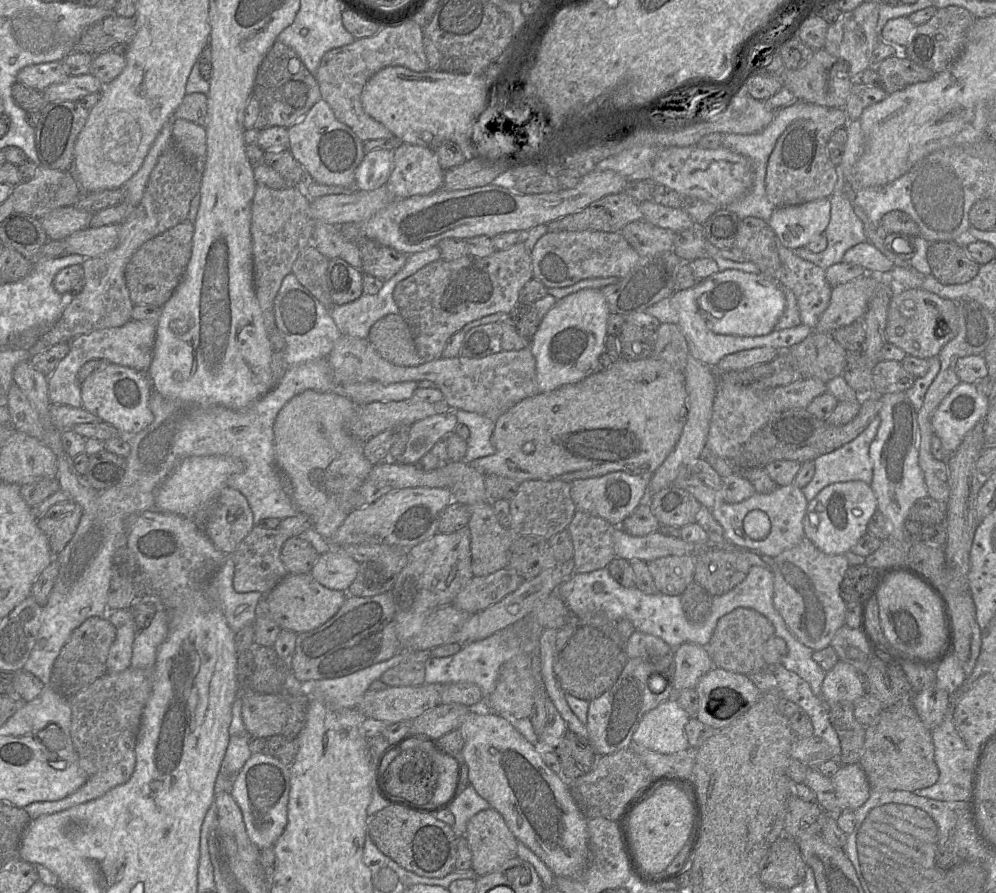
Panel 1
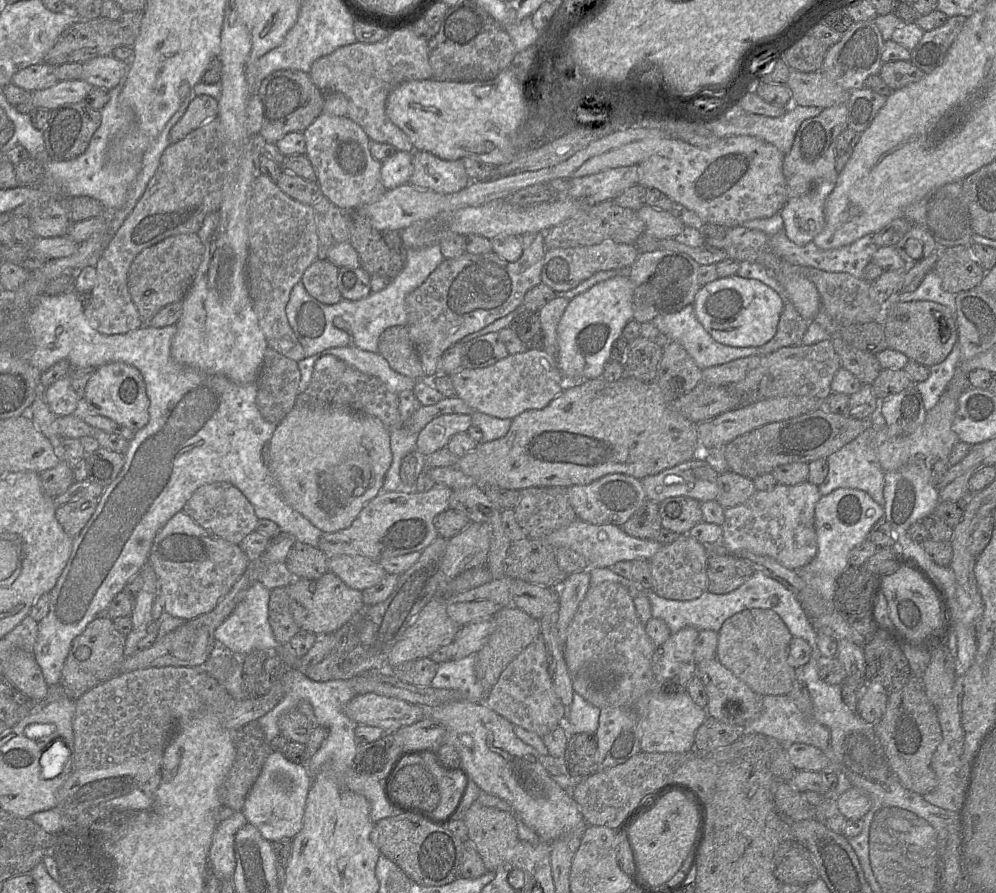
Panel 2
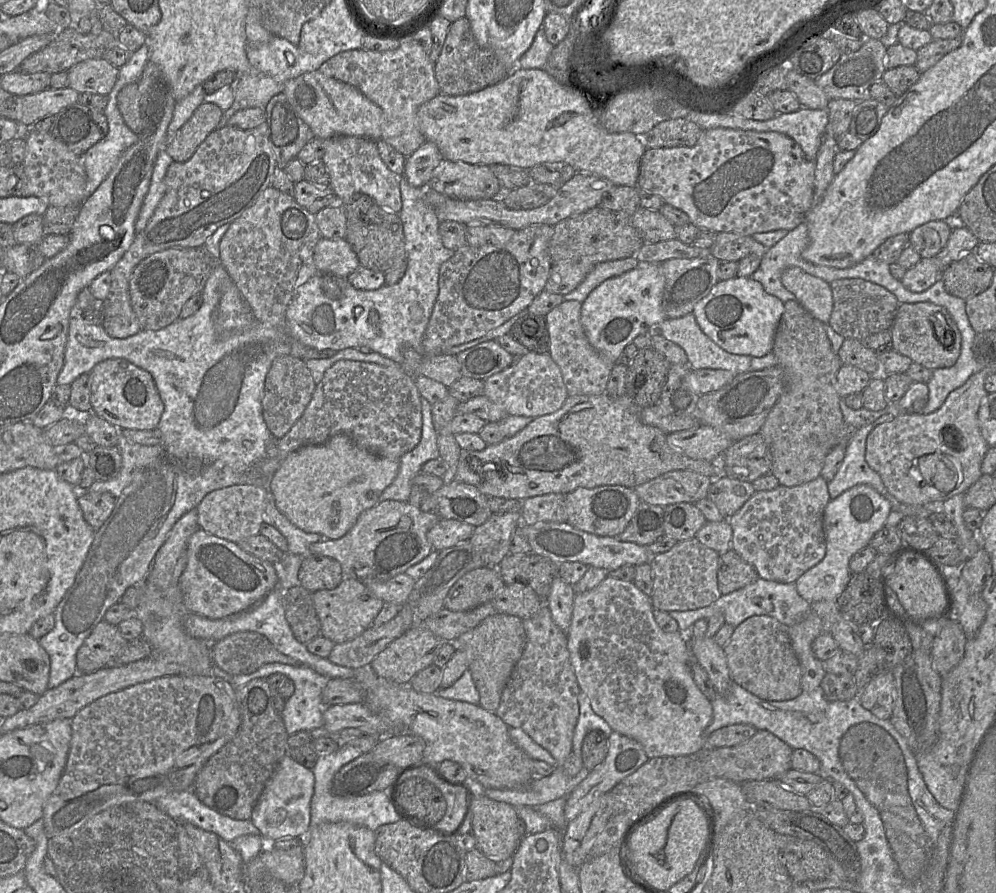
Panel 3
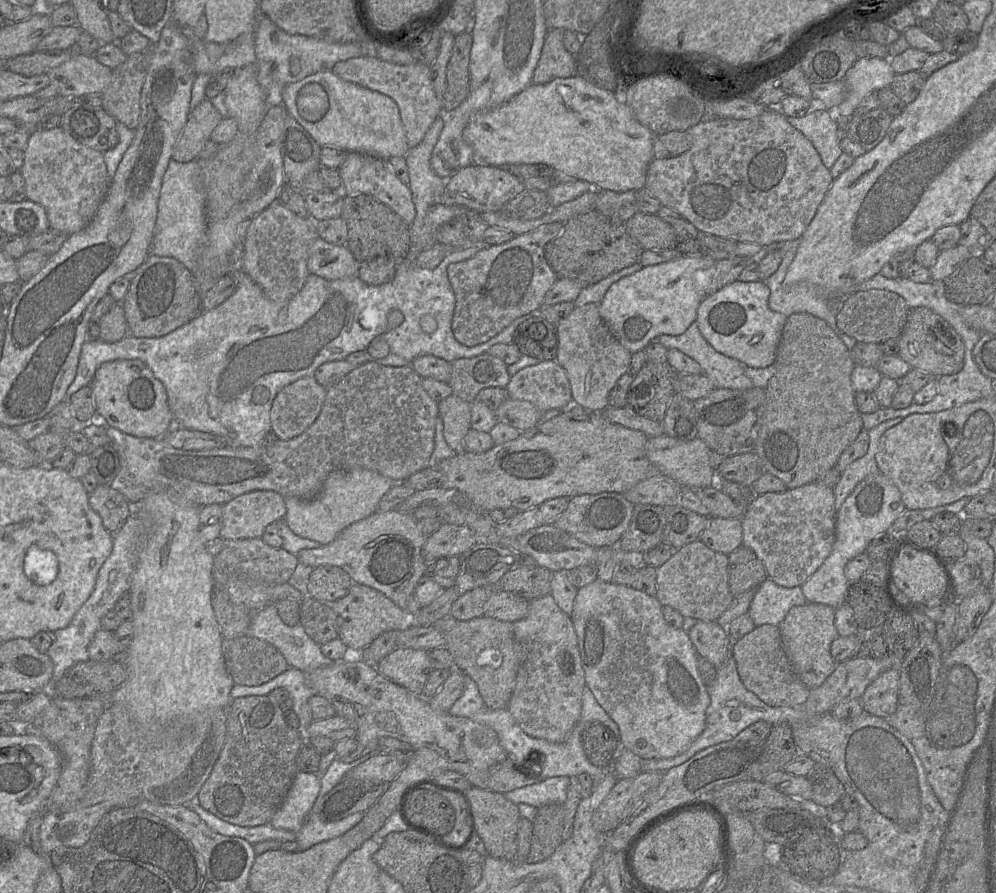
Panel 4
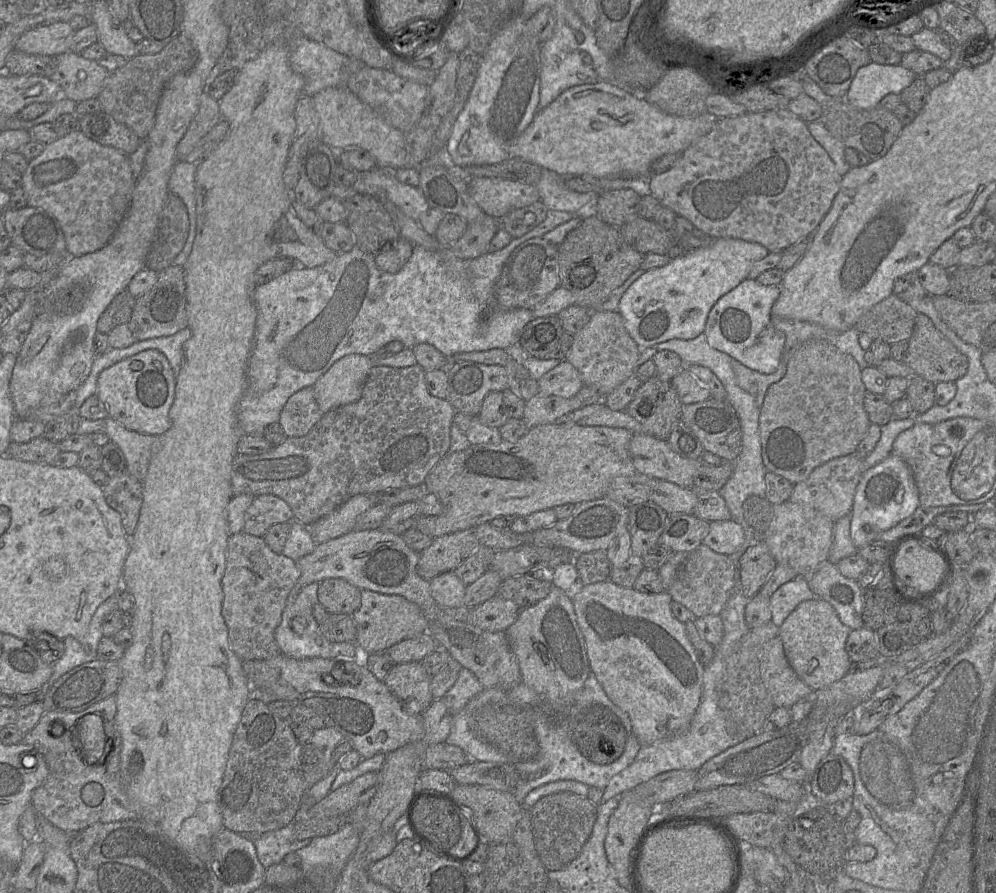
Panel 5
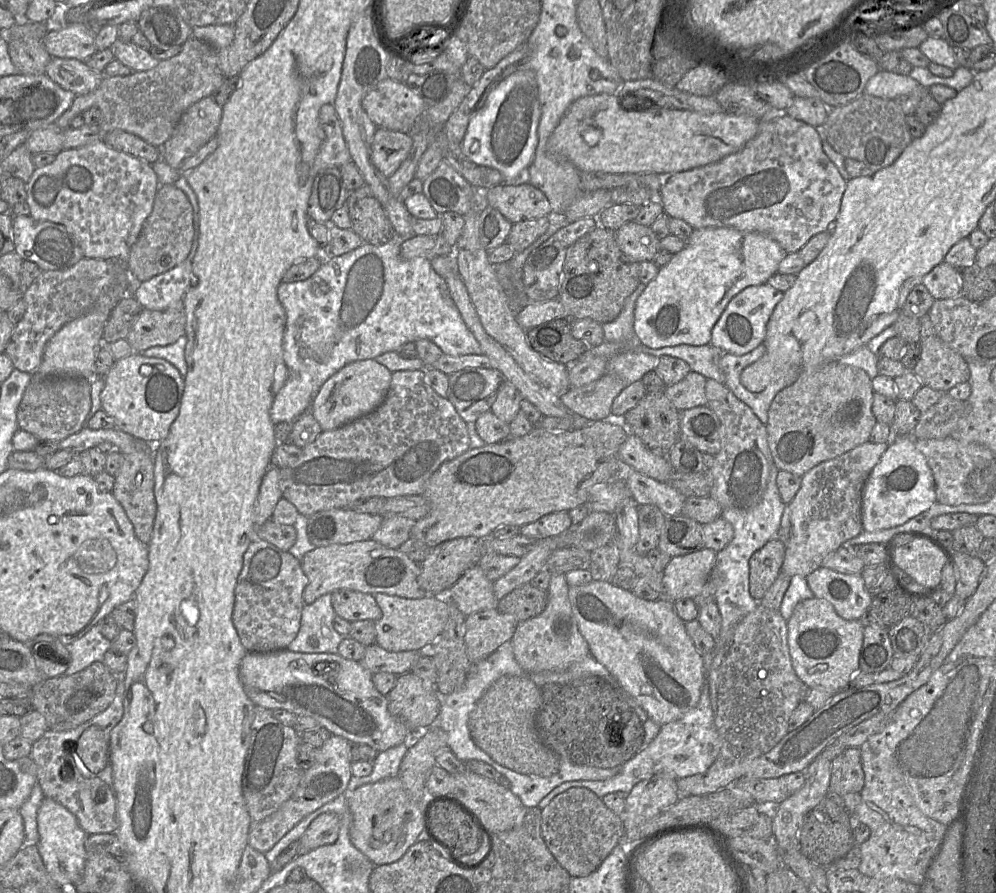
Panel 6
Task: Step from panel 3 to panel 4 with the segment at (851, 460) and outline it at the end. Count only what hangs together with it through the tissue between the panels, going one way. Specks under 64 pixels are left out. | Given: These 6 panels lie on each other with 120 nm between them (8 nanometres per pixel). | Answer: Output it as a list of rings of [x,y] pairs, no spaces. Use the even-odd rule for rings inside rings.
[[[900,417],[886,420],[876,427],[868,430],[869,448],[867,453],[861,458],[852,462],[845,469],[845,471],[841,473],[838,483],[833,488],[836,512],[841,508],[846,498],[852,493],[852,491],[861,481],[870,475],[879,473],[879,469],[875,461],[879,439],[885,431],[899,424],[902,420],[903,418]]]

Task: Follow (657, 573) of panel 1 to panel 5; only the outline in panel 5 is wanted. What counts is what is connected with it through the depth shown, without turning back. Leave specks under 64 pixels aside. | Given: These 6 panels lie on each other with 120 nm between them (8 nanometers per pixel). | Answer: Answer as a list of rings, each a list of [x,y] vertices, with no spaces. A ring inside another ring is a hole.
[[[705,545],[688,553],[676,578],[666,590],[672,600],[690,610],[695,618],[720,615],[737,586],[737,566],[730,556],[718,554]]]

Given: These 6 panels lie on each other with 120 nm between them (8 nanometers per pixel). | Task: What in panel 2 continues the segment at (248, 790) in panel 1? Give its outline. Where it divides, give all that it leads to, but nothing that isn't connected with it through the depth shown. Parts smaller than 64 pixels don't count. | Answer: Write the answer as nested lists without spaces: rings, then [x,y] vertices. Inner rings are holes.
[[[272,752],[265,760],[262,770],[249,791],[242,809],[247,822],[258,829],[261,836],[272,842],[294,838],[303,828],[306,801],[312,785],[312,775],[305,765],[296,764],[285,758],[281,752]]]

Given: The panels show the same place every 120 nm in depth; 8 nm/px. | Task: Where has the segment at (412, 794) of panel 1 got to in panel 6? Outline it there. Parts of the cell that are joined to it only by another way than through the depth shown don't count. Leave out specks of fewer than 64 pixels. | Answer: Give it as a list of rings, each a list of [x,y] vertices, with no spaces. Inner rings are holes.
[[[429,800],[428,827],[430,835],[446,847],[453,858],[462,866],[475,869],[484,860],[485,842],[472,821],[453,803]]]

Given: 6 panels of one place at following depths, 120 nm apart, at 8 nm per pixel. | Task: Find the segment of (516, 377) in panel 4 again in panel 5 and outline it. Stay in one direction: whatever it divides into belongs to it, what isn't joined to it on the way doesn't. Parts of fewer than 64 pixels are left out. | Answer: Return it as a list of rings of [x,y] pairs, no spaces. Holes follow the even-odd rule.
[[[561,361],[538,380],[537,396],[574,397],[582,388],[583,383],[577,369],[567,361]]]

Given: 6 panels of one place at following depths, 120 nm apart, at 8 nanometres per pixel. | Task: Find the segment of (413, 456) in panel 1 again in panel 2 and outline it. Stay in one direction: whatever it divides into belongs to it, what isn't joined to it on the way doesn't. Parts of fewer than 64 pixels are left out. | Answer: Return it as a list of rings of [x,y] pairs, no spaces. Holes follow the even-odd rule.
[[[447,414],[438,416],[419,432],[416,451],[425,457],[431,455],[446,447],[450,438],[455,434],[467,432],[471,425],[471,415]]]

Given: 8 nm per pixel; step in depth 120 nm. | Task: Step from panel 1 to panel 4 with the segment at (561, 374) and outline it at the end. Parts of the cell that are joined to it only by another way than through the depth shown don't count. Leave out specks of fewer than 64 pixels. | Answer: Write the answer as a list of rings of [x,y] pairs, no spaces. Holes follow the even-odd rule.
[[[706,254],[681,255],[668,262],[644,266],[609,287],[599,303],[599,314],[622,346],[632,354],[643,351],[659,335],[680,335],[696,321],[700,303],[709,296],[715,261]]]

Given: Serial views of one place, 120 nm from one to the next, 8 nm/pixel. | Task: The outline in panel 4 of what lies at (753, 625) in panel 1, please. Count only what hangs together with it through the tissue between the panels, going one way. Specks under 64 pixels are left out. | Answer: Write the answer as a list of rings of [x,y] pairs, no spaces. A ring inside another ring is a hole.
[[[756,626],[731,646],[744,686],[770,706],[796,706],[806,702],[810,689],[797,677],[785,653],[779,626]]]

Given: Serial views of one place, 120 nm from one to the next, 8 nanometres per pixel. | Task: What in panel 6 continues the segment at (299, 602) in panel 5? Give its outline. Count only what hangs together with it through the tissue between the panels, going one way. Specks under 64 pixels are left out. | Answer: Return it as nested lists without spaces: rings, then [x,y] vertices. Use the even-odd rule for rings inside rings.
[[[330,594],[319,597],[311,604],[305,604],[299,632],[287,649],[301,653],[336,654],[344,637],[334,629],[335,617]]]

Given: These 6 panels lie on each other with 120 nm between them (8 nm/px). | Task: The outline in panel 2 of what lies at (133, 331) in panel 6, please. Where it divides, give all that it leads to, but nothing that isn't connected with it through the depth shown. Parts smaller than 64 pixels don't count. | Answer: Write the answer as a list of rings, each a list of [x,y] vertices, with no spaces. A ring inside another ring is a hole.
[[[196,233],[168,237],[144,249],[133,260],[128,274],[128,288],[143,326],[163,307],[181,302],[189,290],[204,254],[204,245]]]

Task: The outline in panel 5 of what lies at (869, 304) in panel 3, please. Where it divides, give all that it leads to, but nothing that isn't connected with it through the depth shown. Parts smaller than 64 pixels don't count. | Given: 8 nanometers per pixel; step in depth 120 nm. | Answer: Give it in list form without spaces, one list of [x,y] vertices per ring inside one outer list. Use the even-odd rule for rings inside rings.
[[[892,294],[867,310],[853,328],[859,334],[867,334],[873,341],[881,340],[888,344],[908,341],[917,314],[907,303]]]

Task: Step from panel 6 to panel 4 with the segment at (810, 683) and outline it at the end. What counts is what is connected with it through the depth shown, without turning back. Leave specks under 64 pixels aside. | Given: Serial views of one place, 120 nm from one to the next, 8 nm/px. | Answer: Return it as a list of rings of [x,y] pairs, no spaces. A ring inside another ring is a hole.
[[[808,602],[792,607],[779,628],[785,653],[797,677],[809,689],[819,687],[837,665],[830,653],[832,642],[839,637],[835,627],[835,609]]]

